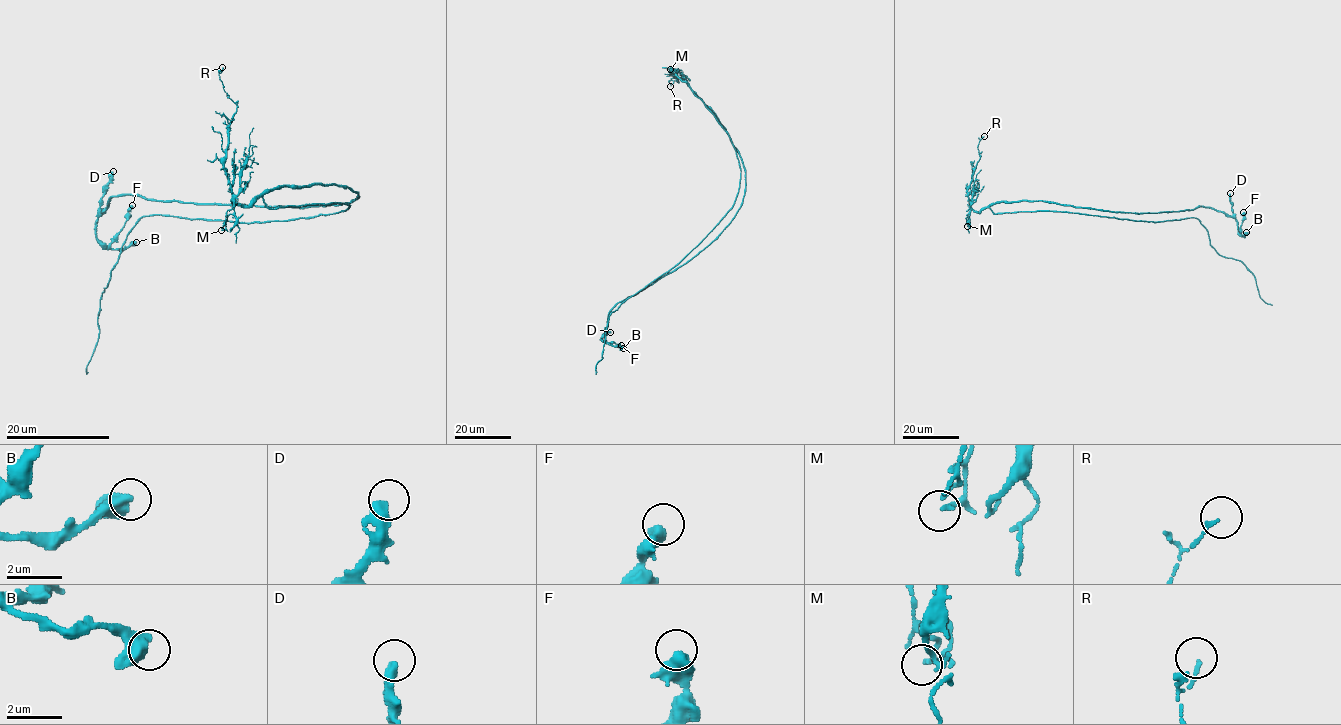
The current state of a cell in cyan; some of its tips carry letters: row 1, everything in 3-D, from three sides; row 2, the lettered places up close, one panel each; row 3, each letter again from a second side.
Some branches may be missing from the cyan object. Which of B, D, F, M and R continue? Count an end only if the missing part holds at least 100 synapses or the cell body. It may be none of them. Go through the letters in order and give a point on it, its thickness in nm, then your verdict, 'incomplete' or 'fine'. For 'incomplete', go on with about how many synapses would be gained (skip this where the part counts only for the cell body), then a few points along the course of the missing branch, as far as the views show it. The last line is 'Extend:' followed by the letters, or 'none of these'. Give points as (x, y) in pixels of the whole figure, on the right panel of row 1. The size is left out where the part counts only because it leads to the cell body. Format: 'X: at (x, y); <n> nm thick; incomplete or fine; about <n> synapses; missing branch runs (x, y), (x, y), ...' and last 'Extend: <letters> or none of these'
B: at (1246, 232); 480 nm thick; fine
D: at (1230, 193); 400 nm thick; fine
F: at (1243, 212); 360 nm thick; fine
M: at (967, 226); 130 nm thick; fine
R: at (984, 136); 110 nm thick; fine
Extend: none of these

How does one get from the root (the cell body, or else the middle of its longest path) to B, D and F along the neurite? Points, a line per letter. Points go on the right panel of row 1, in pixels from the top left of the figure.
B: (996, 214), (991, 205), (1021, 200), (1137, 213), (1206, 206), (1231, 215), (1239, 232), (1243, 236), (1246, 232)
D: (996, 214), (989, 208), (995, 203), (1045, 200), (1137, 213), (1178, 212), (1206, 206), (1232, 215), (1230, 193)
F: (996, 214), (991, 205), (1021, 200), (1137, 213), (1206, 206), (1231, 215), (1240, 234), (1243, 212)

